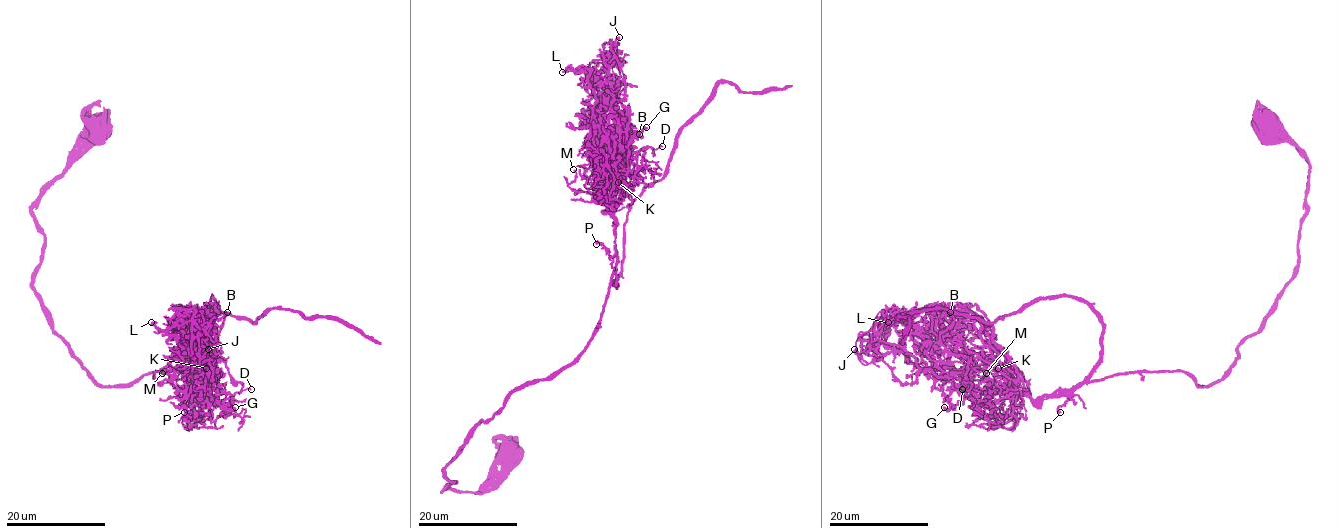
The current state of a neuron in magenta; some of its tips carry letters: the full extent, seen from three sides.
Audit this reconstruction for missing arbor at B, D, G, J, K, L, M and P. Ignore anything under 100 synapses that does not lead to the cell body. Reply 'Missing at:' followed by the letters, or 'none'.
Missing at: none

